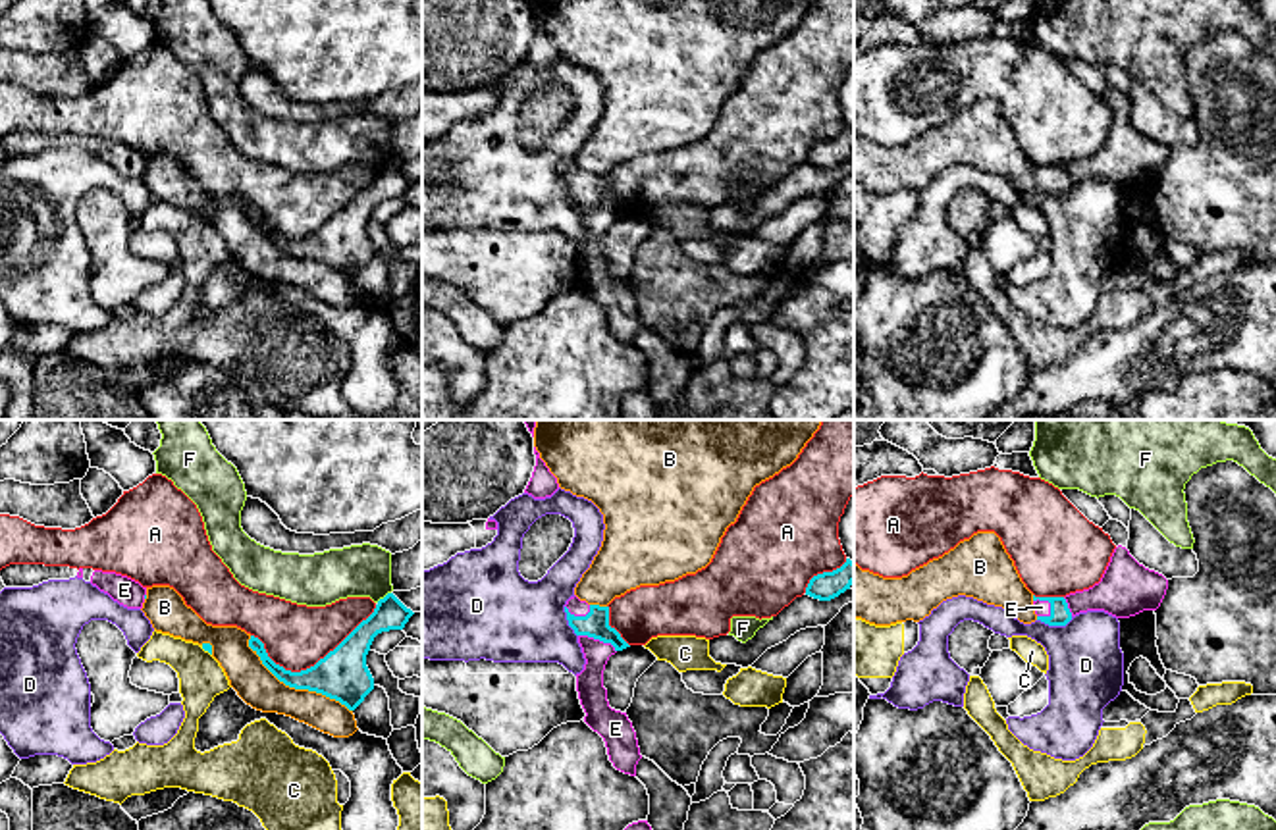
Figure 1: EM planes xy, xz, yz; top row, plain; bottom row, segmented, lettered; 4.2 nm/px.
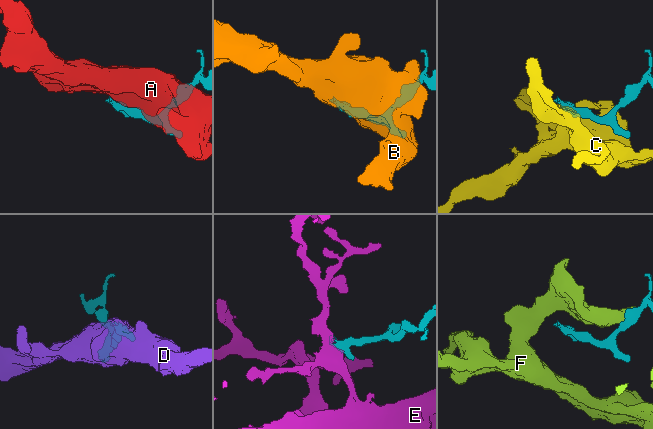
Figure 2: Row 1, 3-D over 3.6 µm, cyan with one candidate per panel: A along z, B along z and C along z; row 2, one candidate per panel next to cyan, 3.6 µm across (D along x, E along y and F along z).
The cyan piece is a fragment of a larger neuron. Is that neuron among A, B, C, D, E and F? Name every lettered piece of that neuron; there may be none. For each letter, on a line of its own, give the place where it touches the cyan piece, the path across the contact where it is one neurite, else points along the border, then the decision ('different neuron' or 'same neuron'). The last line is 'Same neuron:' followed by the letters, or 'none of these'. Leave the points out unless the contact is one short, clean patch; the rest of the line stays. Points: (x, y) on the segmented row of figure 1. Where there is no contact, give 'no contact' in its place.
A: contact xy (311, 667); different neuron
B: contact xy (293, 686); different neuron
C: contact xy (207, 649); different neuron
D: contact yz (1055, 624); different neuron
E: contact yz (1047, 599); way yz (1061, 615), (1047, 599), (1041, 607); same neuron
F: contact xy (384, 597); border xy (390, 592), (376, 601); different neuron
Same neuron: E

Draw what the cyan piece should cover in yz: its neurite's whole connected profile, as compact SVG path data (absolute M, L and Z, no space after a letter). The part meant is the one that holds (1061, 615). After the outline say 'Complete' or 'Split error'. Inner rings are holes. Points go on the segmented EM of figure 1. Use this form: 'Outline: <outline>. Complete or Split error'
Outline: M1118 545L1101 578L1089 589L1066 597L1035 597L1037 620L1066 626L1076 614L1104 610L1116 618L1130 618L1143 610L1156 610L1166 595L1168 580L1139 564L1126 547Z. Split error

